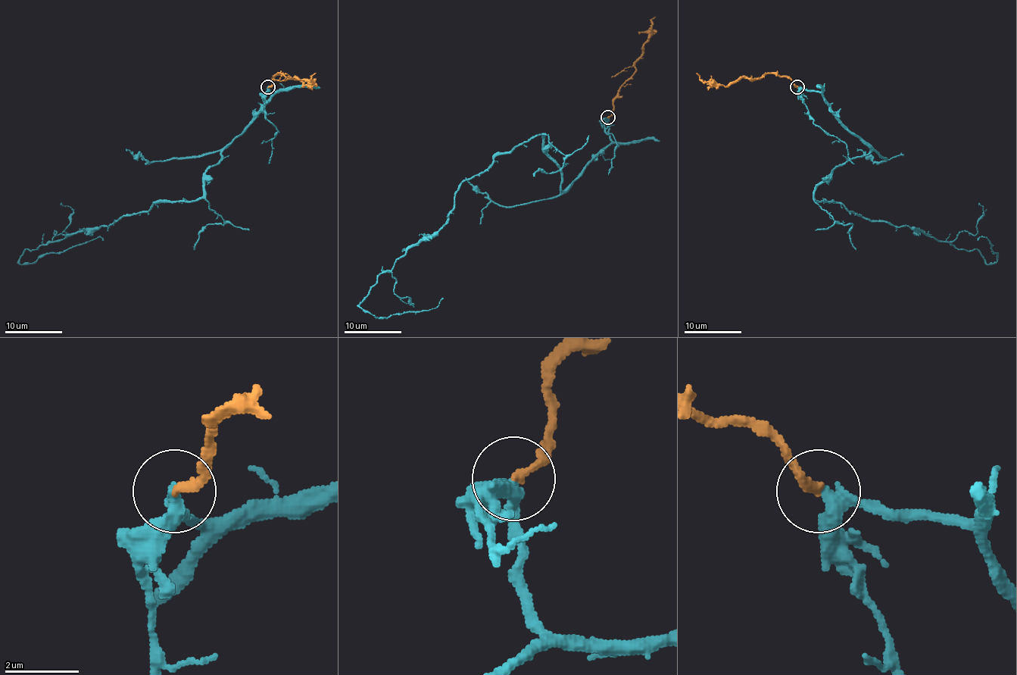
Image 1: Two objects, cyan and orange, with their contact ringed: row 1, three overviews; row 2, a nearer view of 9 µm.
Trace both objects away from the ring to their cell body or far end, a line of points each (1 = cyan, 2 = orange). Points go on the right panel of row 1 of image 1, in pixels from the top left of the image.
1: (797, 87), (817, 90), (870, 148), (831, 172), (817, 200), (993, 264), (978, 240)
2: (797, 87), (787, 77), (775, 73), (751, 79), (740, 76), (725, 85), (704, 82), (696, 73)

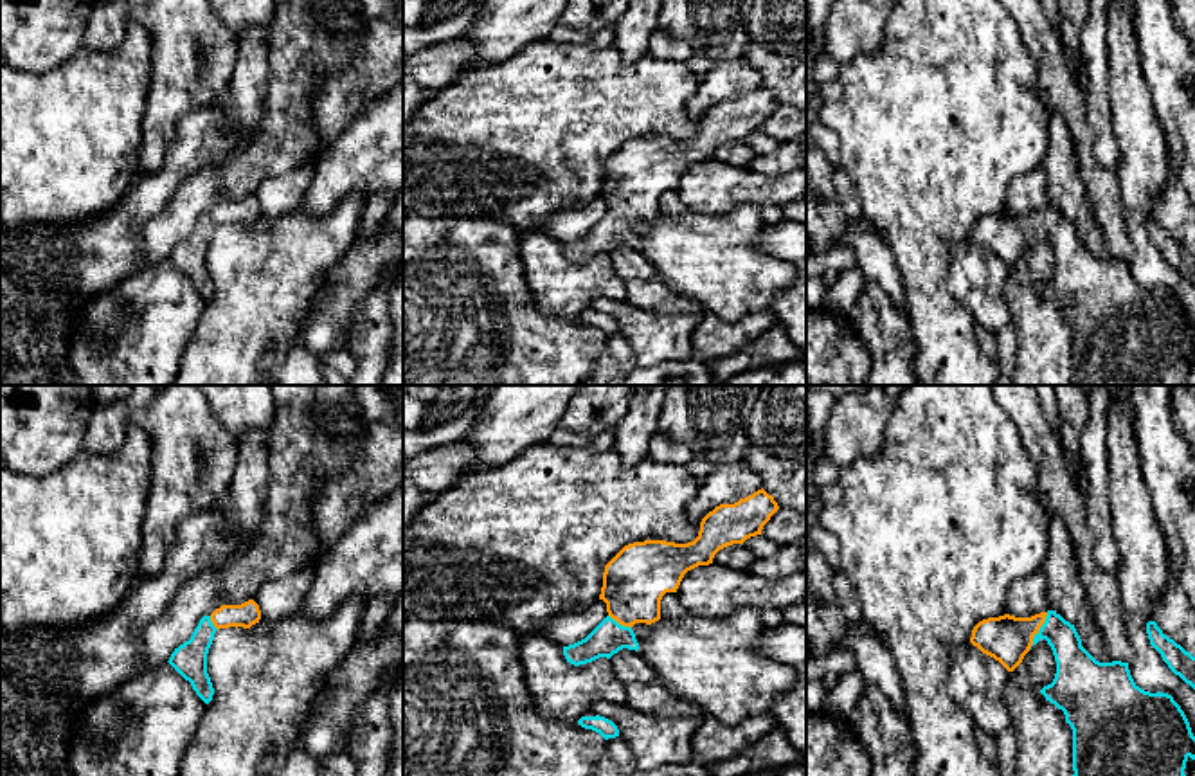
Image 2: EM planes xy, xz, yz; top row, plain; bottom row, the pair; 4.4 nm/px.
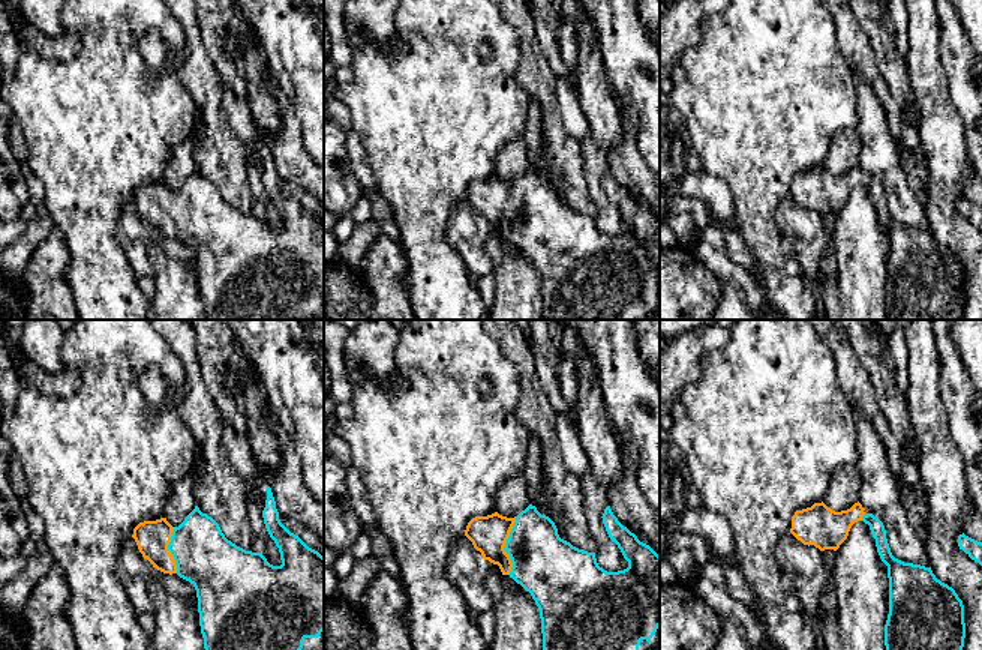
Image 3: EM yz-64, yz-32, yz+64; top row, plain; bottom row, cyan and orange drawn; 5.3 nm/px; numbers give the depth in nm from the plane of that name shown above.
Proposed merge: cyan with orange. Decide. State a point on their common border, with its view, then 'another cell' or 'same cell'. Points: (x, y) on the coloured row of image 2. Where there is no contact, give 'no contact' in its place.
yz (1039, 631) | same cell

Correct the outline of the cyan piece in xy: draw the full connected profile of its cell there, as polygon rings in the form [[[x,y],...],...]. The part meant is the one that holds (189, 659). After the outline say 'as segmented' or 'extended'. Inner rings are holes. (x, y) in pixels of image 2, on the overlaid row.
[[[254,600],[241,605],[221,605],[211,616],[203,616],[194,628],[189,641],[175,648],[169,664],[191,682],[196,695],[209,704],[214,695],[211,677],[207,673],[207,654],[212,645],[214,634],[220,628],[243,627],[250,628],[259,623],[261,610]]]; extended

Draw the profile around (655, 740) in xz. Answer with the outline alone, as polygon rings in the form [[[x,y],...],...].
[[[599,700],[594,709],[617,726],[619,738],[632,749],[637,769],[655,771],[668,763],[695,762],[693,736],[702,718],[666,718],[608,700]]]

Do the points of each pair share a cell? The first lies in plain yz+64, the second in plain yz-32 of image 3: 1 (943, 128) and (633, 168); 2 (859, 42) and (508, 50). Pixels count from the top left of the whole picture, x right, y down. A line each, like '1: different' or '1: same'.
1: different
2: different

